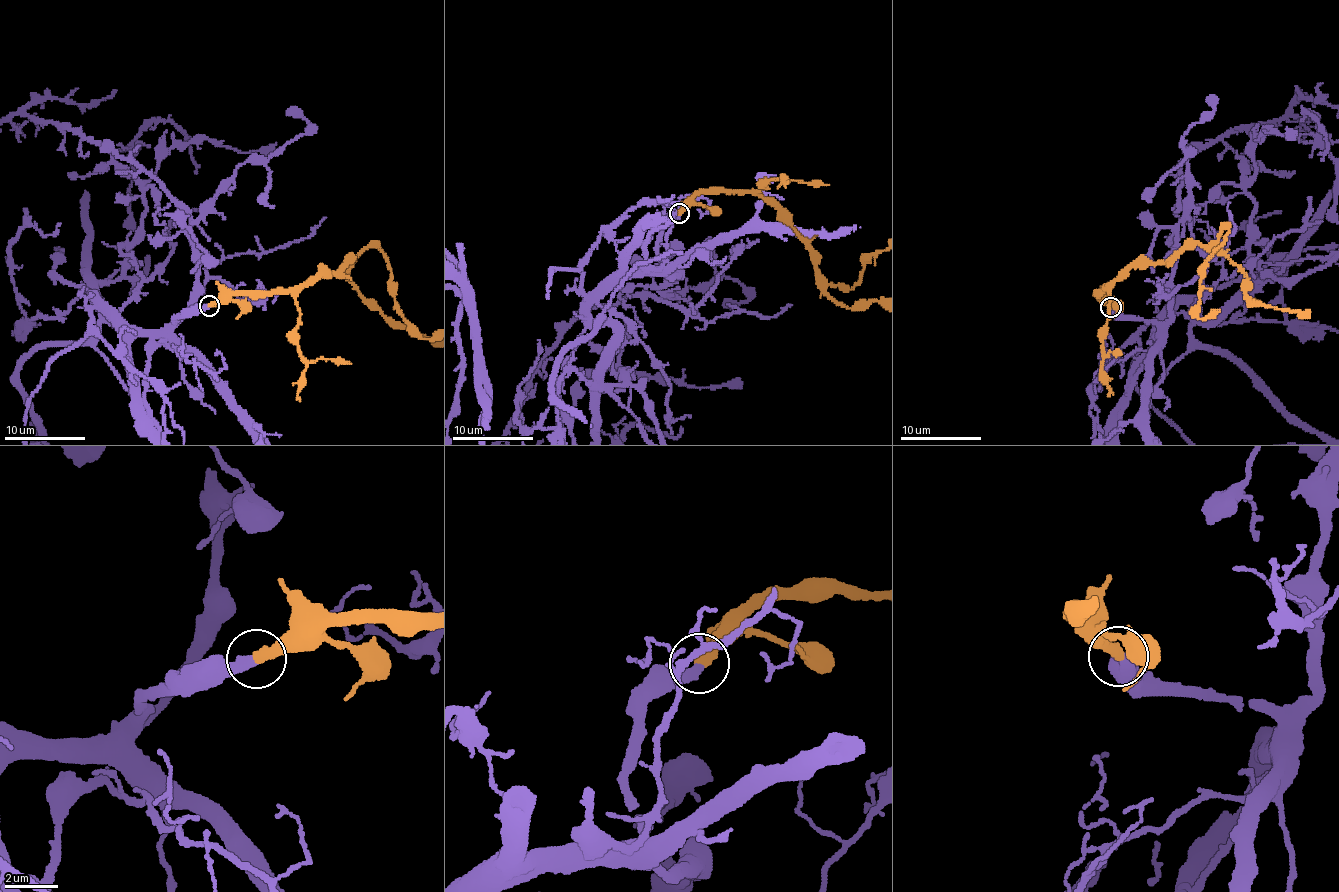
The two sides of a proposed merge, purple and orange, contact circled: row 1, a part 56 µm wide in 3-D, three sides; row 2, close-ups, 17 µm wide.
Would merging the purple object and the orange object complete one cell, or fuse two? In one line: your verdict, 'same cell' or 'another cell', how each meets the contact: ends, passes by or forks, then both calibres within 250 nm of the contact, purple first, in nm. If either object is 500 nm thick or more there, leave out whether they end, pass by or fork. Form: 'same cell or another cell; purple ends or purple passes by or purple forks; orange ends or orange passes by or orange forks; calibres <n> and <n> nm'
same cell; purple ends; orange ends; calibres 420 and 440 nm

